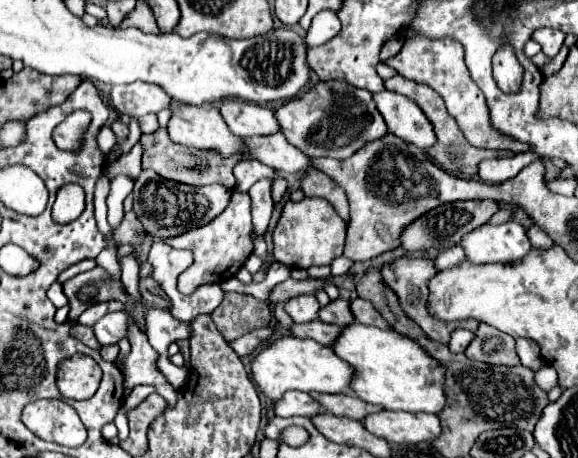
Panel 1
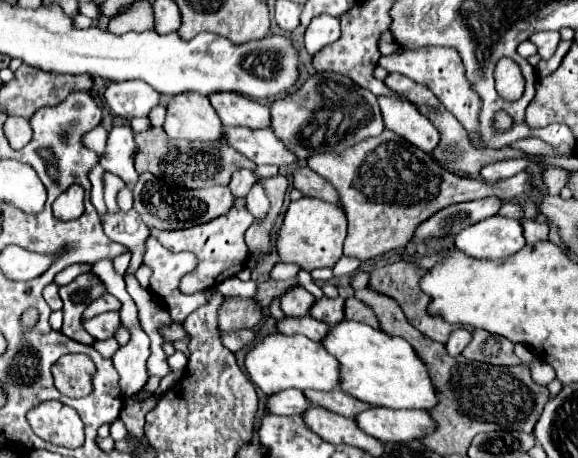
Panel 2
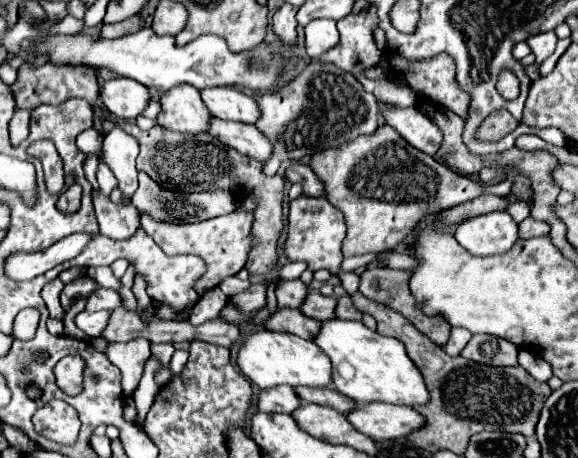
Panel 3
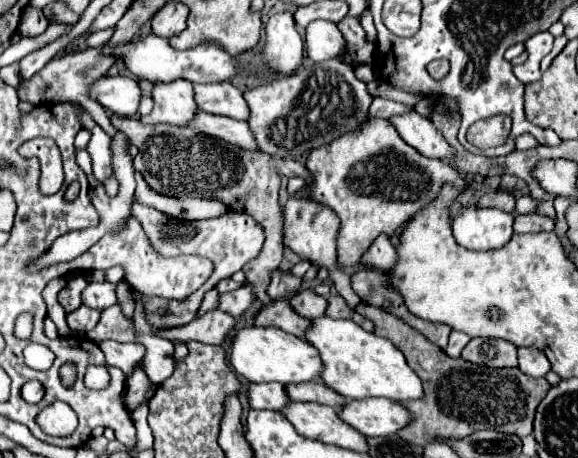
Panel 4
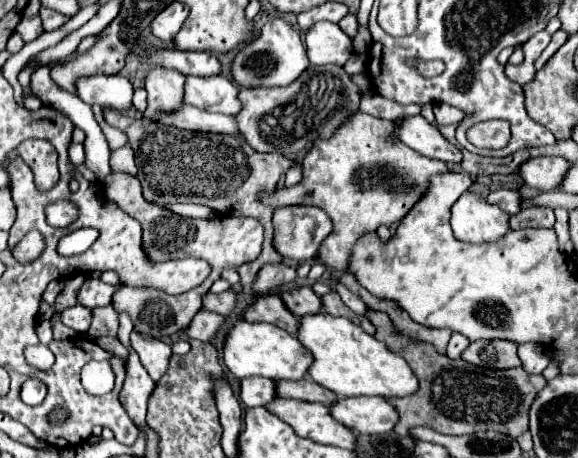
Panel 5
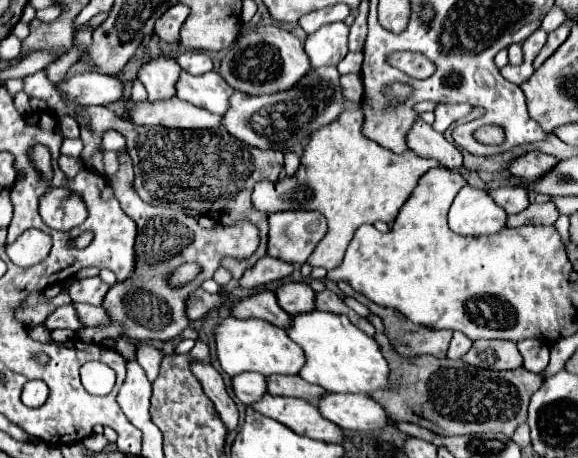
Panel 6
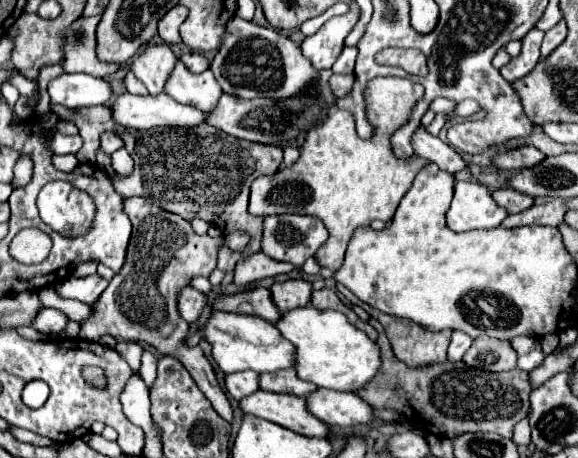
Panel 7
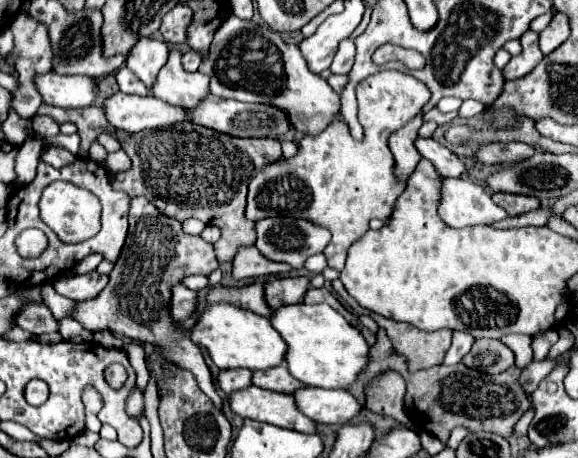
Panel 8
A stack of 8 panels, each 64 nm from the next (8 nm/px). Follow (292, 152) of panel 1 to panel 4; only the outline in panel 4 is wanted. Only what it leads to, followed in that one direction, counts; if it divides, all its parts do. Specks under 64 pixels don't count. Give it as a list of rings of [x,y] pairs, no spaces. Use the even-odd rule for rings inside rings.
[[[200,110],[200,112],[196,112],[196,120],[192,120],[192,124],[188,124],[188,128],[192,128],[194,132],[216,136],[220,140],[226,140],[226,142],[236,144],[246,150],[256,150],[256,142],[254,142],[254,136],[252,136],[248,124],[244,124],[240,120],[232,120],[228,116],[212,116],[212,114]]]

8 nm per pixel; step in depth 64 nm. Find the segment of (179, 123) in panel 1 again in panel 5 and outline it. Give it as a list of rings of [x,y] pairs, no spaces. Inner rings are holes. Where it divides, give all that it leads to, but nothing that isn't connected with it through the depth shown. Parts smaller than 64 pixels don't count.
[[[152,68],[146,74],[144,82],[148,102],[143,113],[145,118],[152,118],[156,110],[174,110],[182,102],[184,76],[180,76],[180,72],[172,72],[168,68]]]

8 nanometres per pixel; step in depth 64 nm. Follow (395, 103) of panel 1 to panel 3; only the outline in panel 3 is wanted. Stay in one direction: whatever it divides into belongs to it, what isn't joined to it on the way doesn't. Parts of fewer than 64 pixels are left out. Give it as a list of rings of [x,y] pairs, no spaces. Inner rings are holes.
[[[394,108],[384,112],[384,122],[390,124],[408,144],[424,154],[434,156],[442,144],[442,132],[418,108]]]

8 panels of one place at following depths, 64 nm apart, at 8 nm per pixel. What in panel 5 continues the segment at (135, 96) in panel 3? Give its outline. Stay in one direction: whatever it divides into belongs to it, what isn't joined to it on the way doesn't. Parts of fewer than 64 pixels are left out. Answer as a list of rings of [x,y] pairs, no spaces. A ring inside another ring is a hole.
[[[86,76],[76,82],[76,94],[90,106],[98,104],[112,110],[128,110],[132,106],[134,86],[128,78],[116,76]]]

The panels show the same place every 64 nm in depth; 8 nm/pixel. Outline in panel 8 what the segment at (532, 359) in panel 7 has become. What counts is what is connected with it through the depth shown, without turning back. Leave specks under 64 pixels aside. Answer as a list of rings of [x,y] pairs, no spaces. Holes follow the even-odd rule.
[[[508,334],[500,338],[518,358],[518,368],[524,368],[528,362],[532,362],[532,350],[530,350],[530,342],[532,338],[526,334]]]

